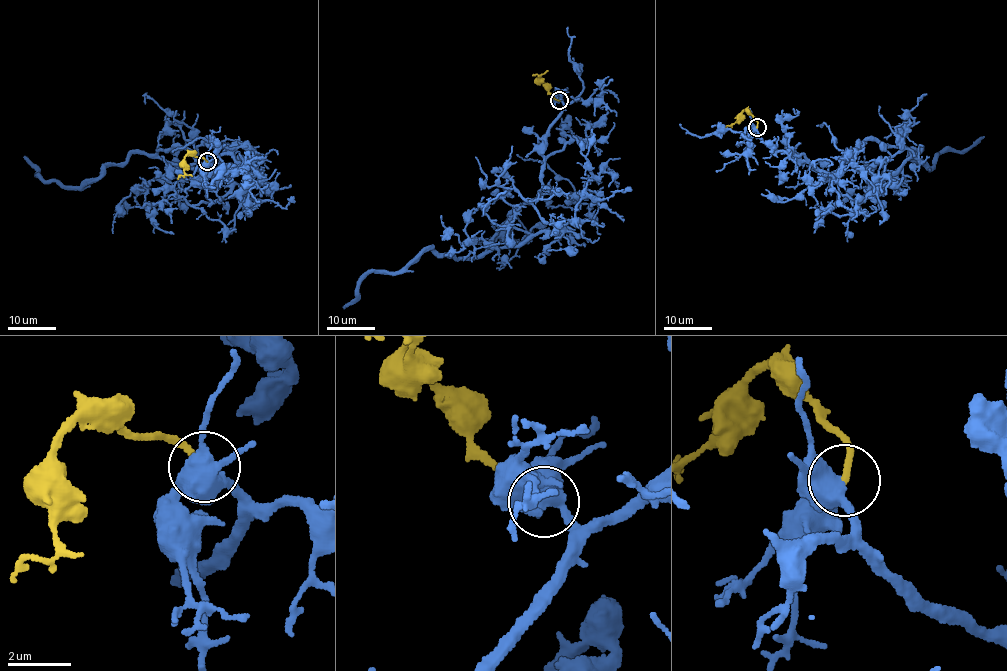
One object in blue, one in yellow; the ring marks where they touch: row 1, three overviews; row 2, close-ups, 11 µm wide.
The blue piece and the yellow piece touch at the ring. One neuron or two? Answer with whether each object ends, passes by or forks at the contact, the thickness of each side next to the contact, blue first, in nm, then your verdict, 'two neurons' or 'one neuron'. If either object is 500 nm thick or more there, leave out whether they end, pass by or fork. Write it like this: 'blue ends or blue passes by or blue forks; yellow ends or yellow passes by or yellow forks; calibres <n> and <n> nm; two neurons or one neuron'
calibres 550 and 200 nm; one neuron

